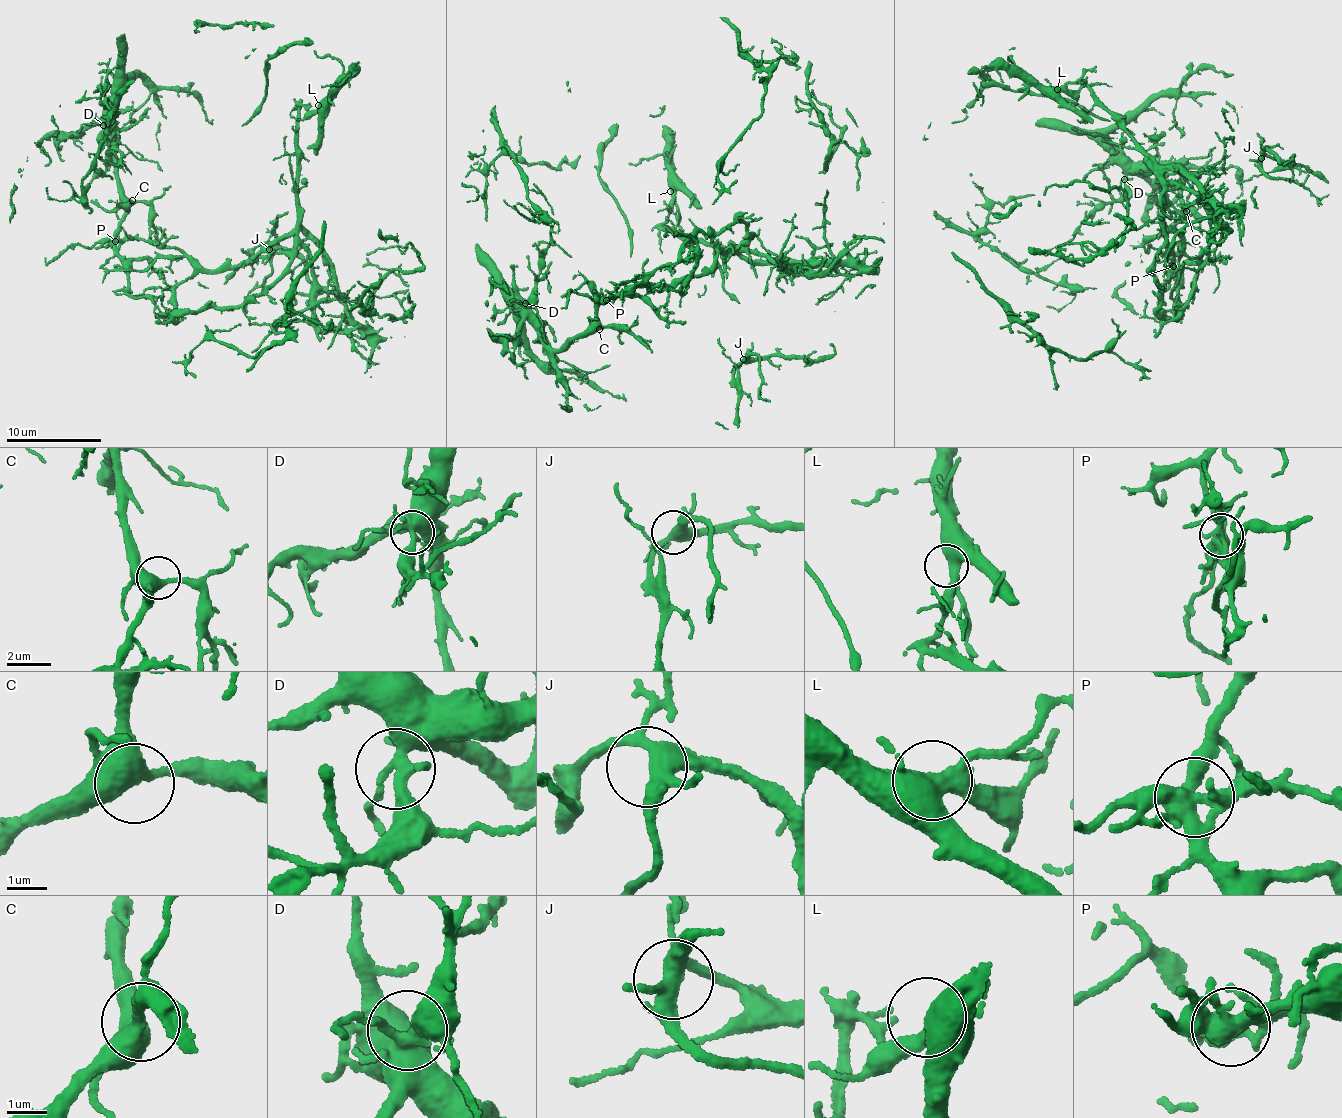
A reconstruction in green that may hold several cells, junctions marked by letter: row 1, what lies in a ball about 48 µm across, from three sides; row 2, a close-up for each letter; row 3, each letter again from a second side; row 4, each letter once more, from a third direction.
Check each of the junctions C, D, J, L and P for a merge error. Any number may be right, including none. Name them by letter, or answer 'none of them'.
P

